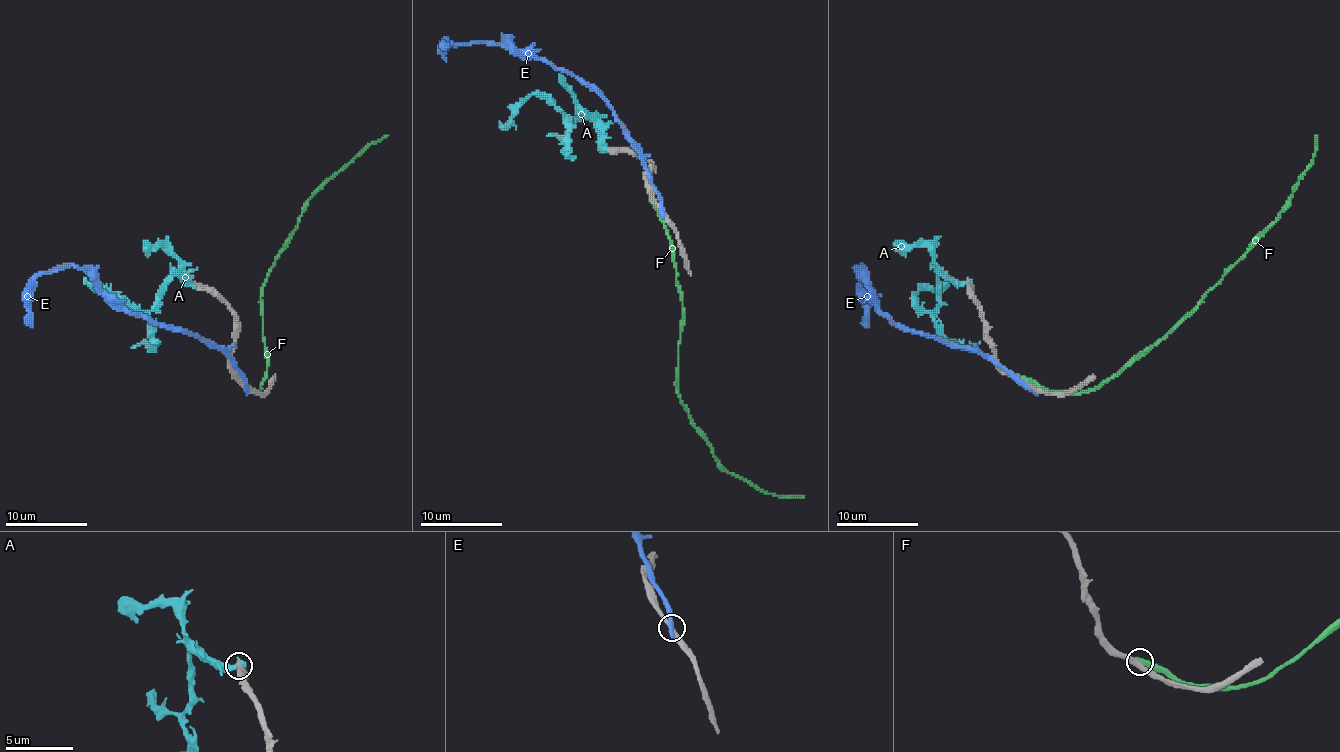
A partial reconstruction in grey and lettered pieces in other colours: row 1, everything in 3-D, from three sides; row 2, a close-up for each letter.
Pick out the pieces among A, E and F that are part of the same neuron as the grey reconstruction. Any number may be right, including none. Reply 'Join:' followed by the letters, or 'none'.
Join: none

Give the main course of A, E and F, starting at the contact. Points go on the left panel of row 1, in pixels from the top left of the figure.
A: (189, 281), (176, 275), (149, 310), (137, 310), (106, 288), (96, 288), (84, 277)
E: (246, 388), (246, 382), (219, 347), (121, 308), (77, 267), (57, 265), (34, 279), (30, 296), (32, 327)
F: (238, 378), (254, 393), (267, 376), (261, 288), (314, 195), (370, 144), (388, 135)

